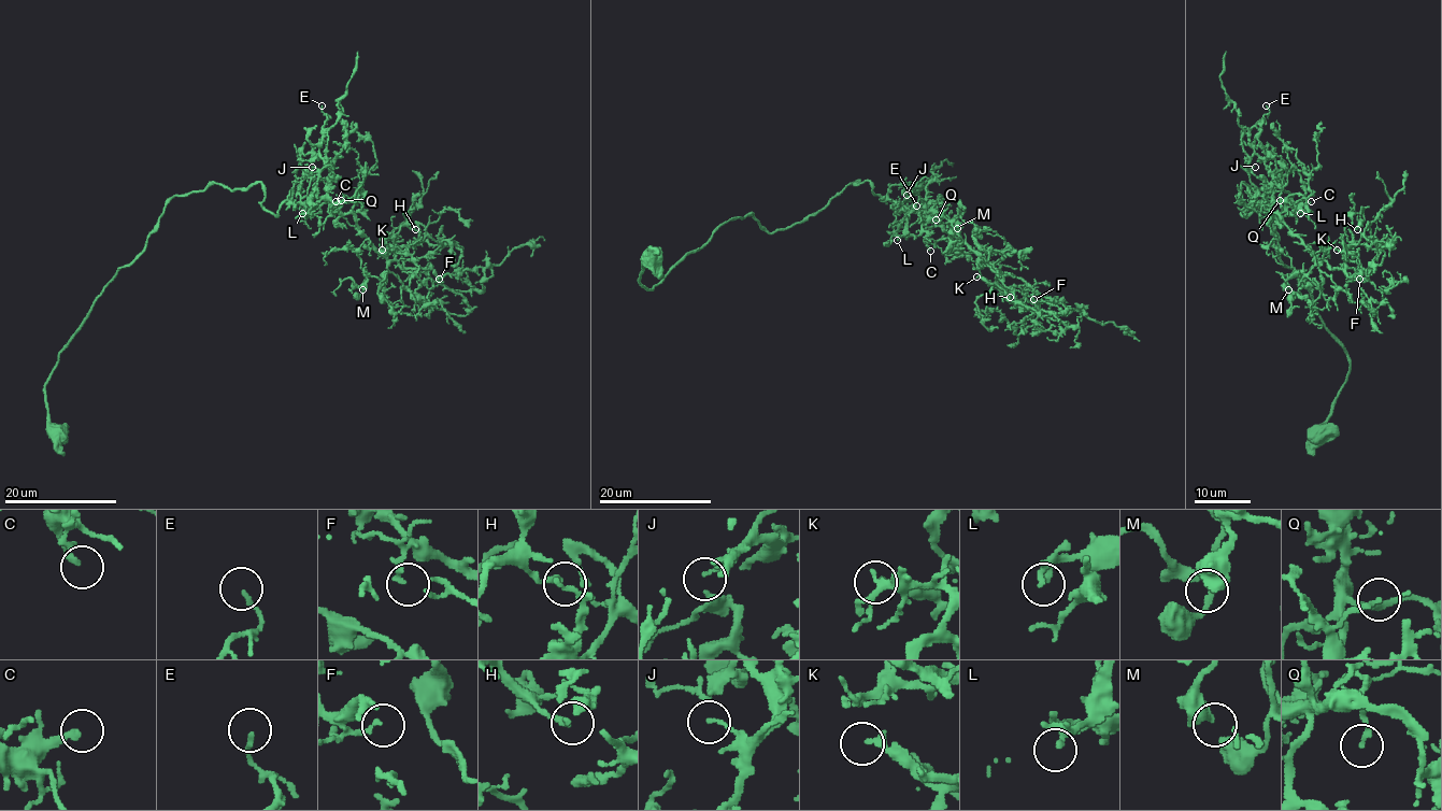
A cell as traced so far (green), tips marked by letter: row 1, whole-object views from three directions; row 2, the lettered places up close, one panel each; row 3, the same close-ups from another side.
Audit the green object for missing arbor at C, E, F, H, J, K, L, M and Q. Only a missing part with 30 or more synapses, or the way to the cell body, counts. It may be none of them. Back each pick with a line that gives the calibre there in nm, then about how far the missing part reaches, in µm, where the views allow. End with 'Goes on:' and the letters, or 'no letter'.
C: calibre 240 nm; missing 20 µm
Goes on: C

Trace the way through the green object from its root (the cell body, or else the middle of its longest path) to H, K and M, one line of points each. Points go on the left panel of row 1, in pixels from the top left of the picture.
H: (60, 432), (57, 354), (172, 197), (258, 182), (274, 214), (329, 200), (402, 269), (395, 236), (415, 229)
K: (60, 432), (57, 354), (172, 197), (258, 182), (274, 214), (351, 213), (404, 269), (382, 250)
M: (60, 432), (57, 354), (174, 196), (329, 200), (405, 251), (429, 301), (409, 315), (376, 278), (362, 289)

